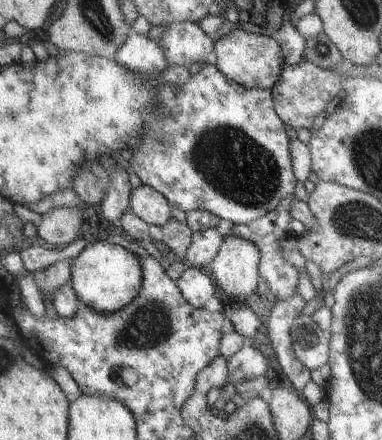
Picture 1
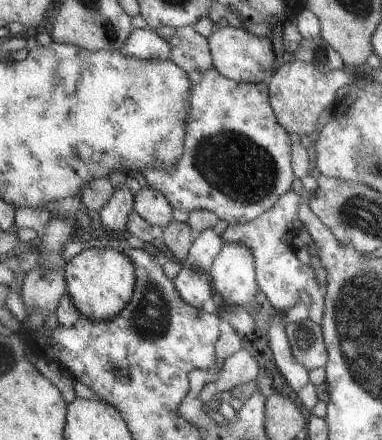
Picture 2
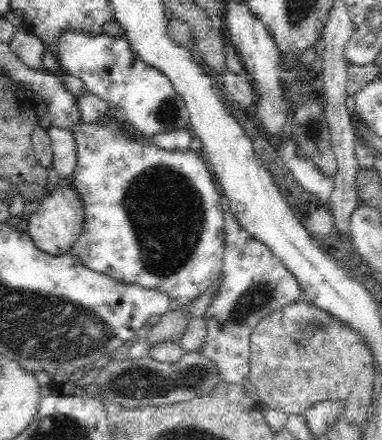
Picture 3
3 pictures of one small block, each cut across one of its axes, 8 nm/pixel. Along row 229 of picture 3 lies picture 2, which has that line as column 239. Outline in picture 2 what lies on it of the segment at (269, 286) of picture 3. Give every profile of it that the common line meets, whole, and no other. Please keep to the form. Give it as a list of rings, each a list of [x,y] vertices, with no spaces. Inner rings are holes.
[[[287,192],[275,202],[273,208],[269,208],[255,220],[245,222],[245,224],[231,224],[221,234],[223,244],[239,242],[251,250],[253,264],[255,264],[255,280],[259,286],[259,298],[267,300],[273,310],[291,310],[293,306],[297,306],[301,290],[305,290],[311,296],[317,292],[319,282],[317,282],[313,268],[303,266],[295,256],[295,248],[291,246],[295,232],[297,232],[295,210],[297,210],[297,204],[301,202],[303,198],[295,196],[293,192]]]

